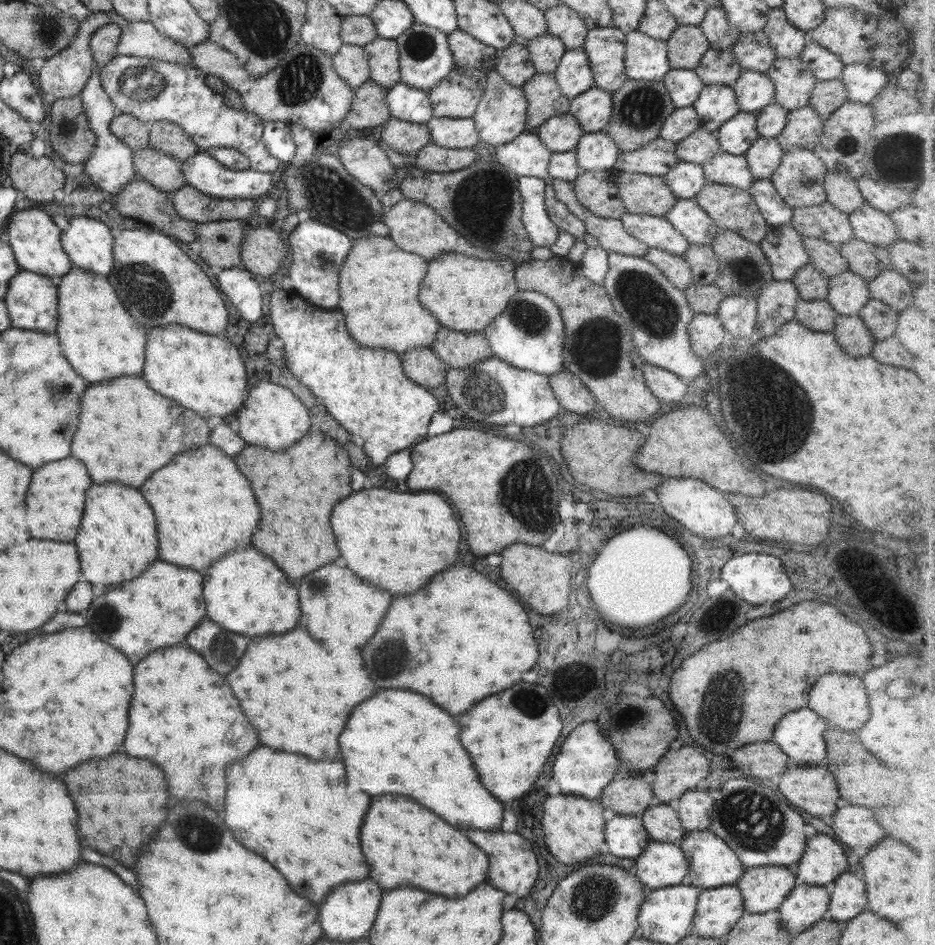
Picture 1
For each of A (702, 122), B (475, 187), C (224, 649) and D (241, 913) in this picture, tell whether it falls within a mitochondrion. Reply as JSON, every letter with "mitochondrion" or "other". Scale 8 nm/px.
{"A":"other","B":"mitochondrion","C":"mitochondrion","D":"other"}

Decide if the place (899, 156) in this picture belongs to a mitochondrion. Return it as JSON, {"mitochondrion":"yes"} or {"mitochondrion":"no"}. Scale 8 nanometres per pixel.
{"mitochondrion":"yes"}

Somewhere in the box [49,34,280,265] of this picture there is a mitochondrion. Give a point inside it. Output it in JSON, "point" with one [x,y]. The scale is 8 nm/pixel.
{"point":[141,83]}

